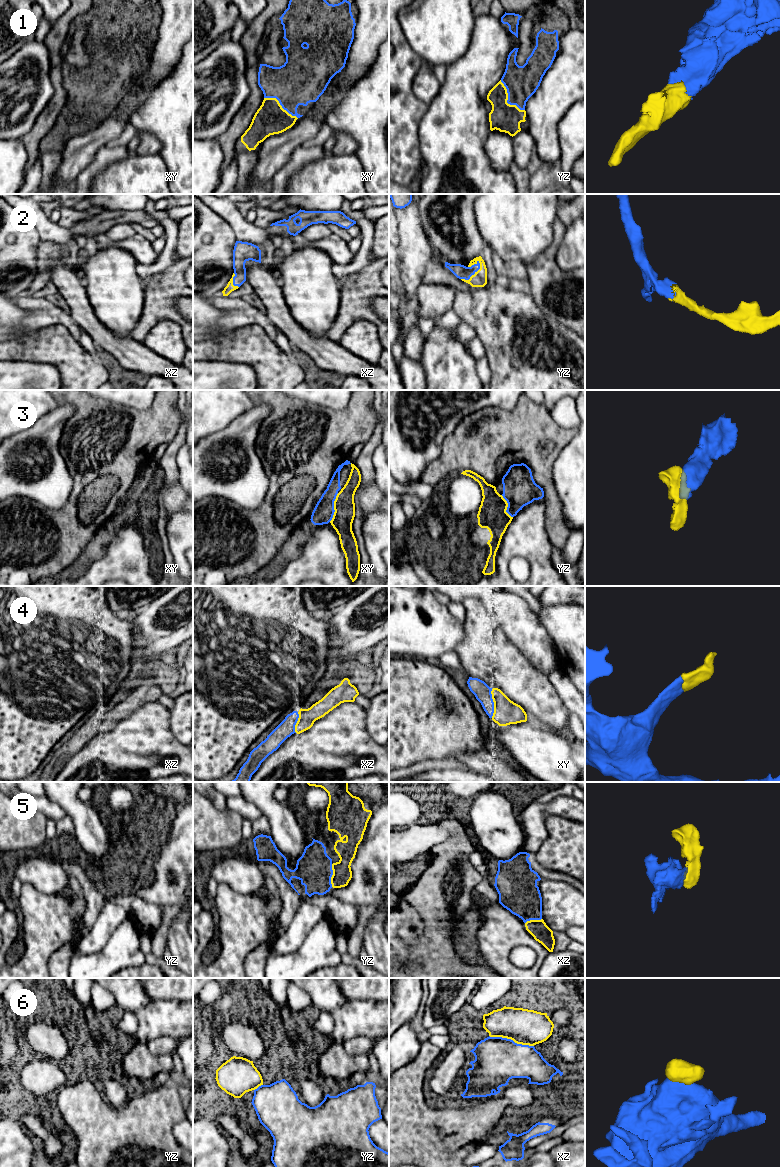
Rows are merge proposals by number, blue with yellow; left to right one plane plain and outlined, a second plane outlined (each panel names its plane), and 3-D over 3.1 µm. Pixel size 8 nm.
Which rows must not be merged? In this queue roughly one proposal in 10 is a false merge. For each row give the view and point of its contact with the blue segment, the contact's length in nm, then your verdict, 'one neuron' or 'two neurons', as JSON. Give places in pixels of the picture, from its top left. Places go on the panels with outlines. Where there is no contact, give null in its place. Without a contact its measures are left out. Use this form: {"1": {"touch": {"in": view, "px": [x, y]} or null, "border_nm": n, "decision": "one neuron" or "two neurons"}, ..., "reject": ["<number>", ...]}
{"1": {"touch": {"in": "yz", "px": [507, 100]}, "border_nm": 320, "decision": "one neuron"}, "2": {"touch": {"in": "yz", "px": [474, 273]}, "border_nm": 220, "decision": "one neuron"}, "3": {"touch": {"in": "xy", "px": [333, 507]}, "border_nm": 240, "decision": "one neuron"}, "4": {"touch": {"in": "xy", "px": [493, 703]}, "border_nm": 240, "decision": "one neuron"}, "5": {"touch": {"in": "yz", "px": [332, 874]}, "border_nm": 180, "decision": "one neuron"}, "6": {"touch": {"in": "xz", "px": [510, 1039]}, "border_nm": 380, "decision": "one neuron"}, "reject": []}

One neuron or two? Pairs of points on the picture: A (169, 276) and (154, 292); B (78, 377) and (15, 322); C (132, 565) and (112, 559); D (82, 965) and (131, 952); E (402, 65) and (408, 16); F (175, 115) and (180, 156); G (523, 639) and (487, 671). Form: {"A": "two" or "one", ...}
{"A": "one", "B": "two", "C": "one", "D": "one", "E": "two", "F": "one", "G": "two"}

